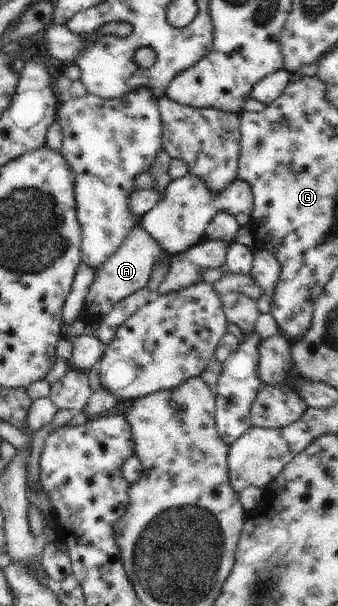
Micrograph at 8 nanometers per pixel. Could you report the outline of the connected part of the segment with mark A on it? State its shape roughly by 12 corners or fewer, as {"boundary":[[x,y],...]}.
{"boundary":[[132,227],[94,270],[78,319],[97,322],[146,287],[166,257]]}

